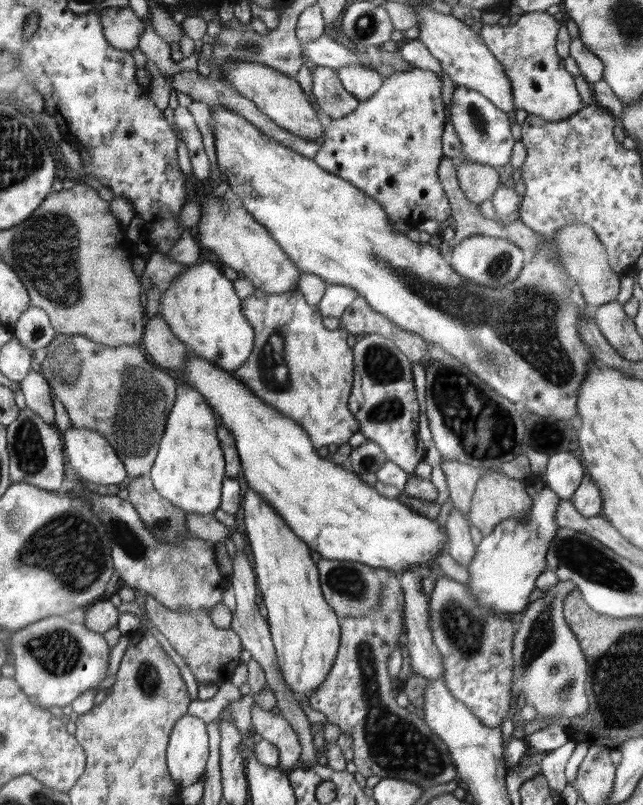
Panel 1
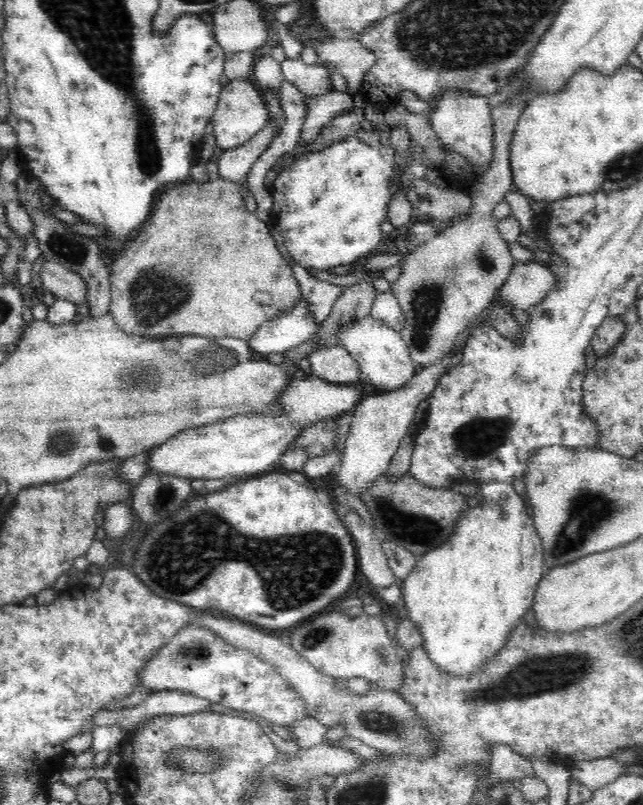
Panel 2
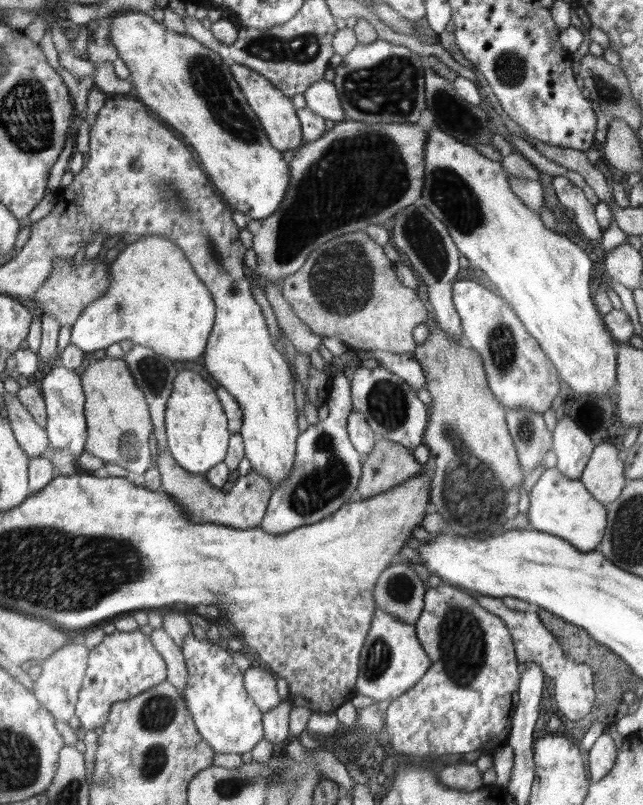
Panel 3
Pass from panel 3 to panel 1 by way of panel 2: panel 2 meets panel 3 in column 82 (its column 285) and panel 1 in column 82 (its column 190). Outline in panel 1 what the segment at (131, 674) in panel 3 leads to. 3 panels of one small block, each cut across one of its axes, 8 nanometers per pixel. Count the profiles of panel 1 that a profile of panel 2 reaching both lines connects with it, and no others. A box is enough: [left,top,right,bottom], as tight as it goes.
[8,615,111,708]

